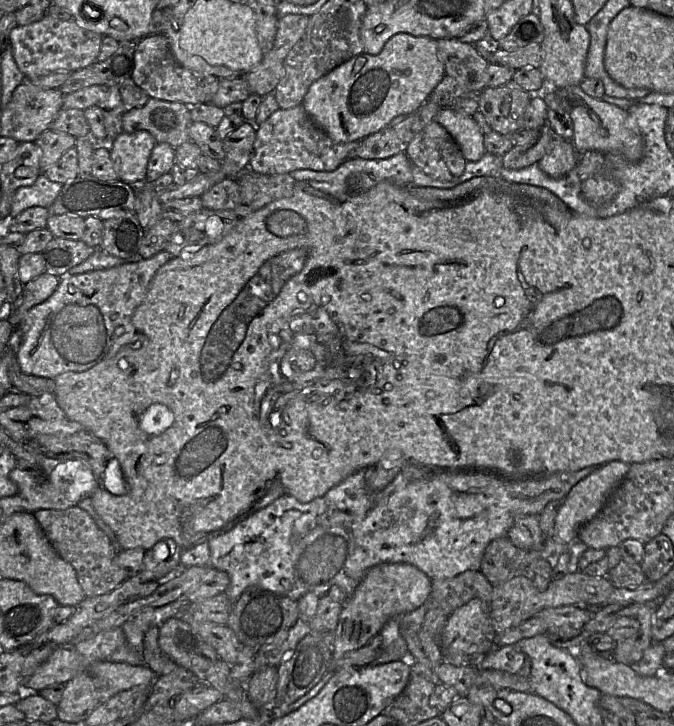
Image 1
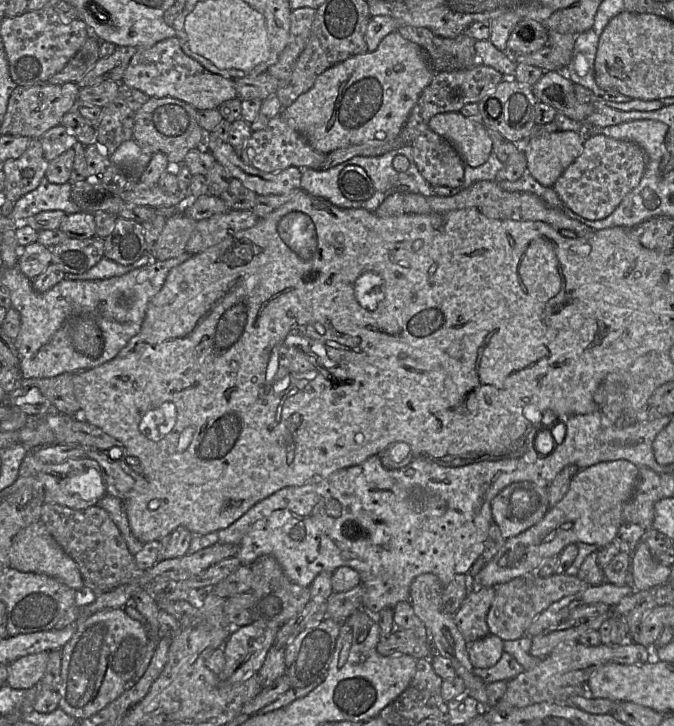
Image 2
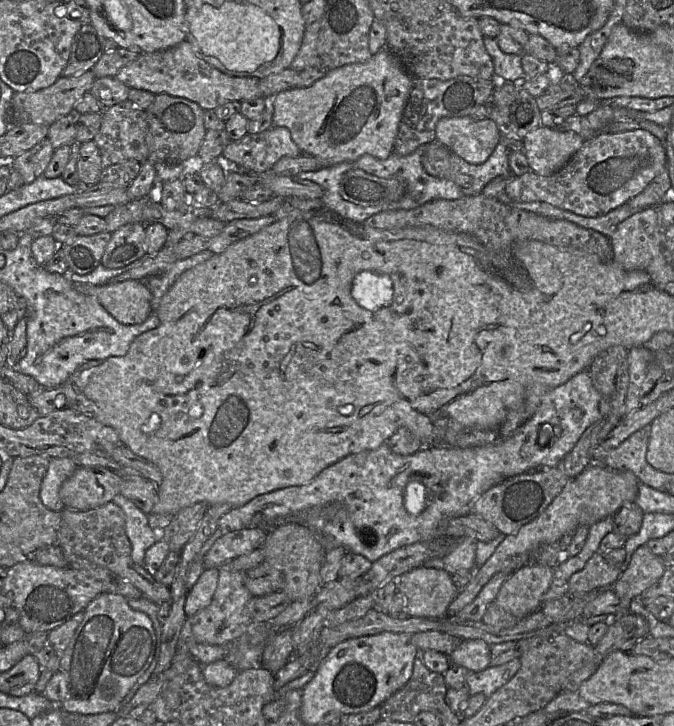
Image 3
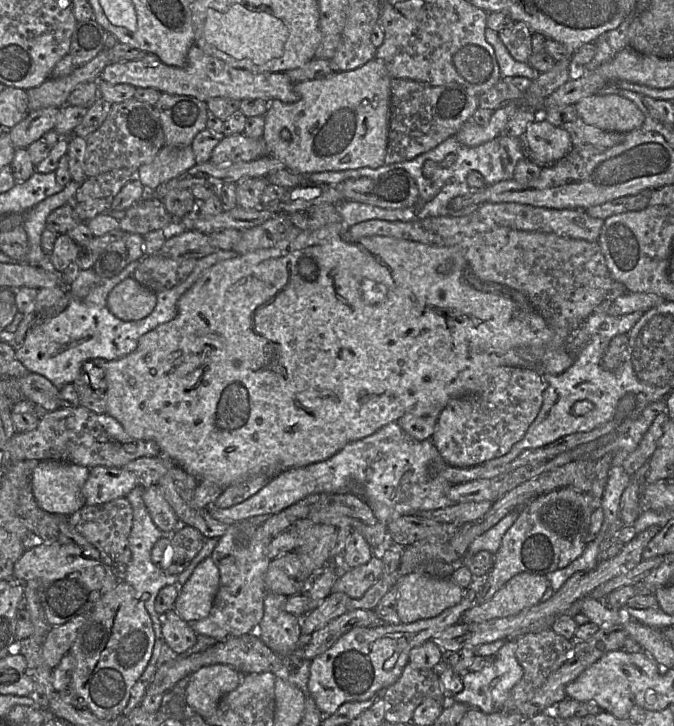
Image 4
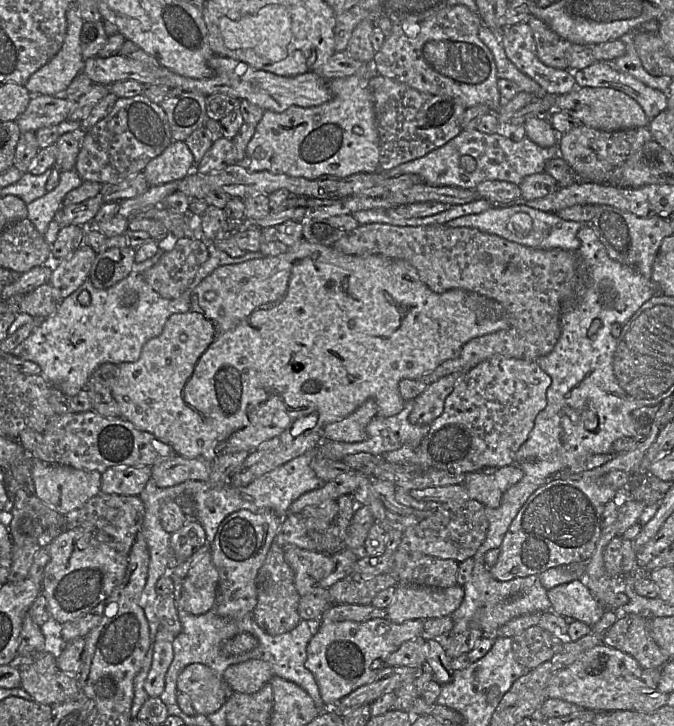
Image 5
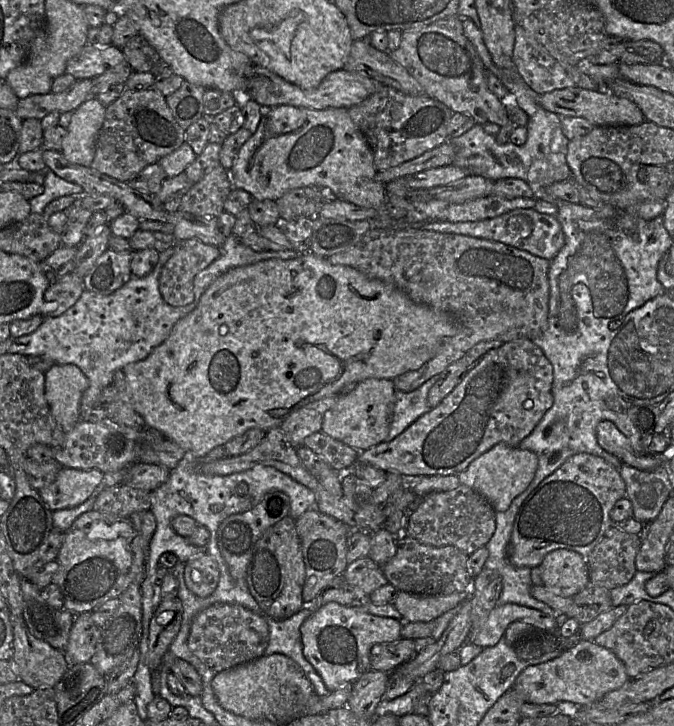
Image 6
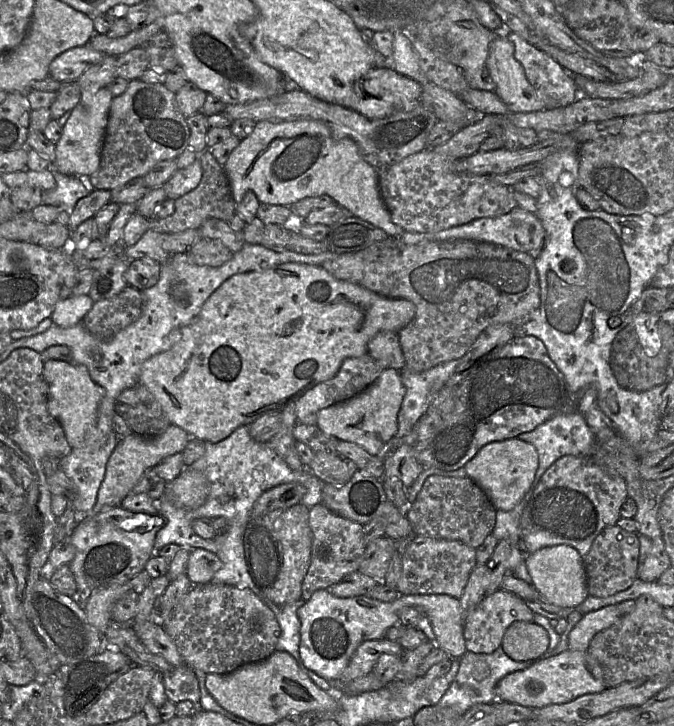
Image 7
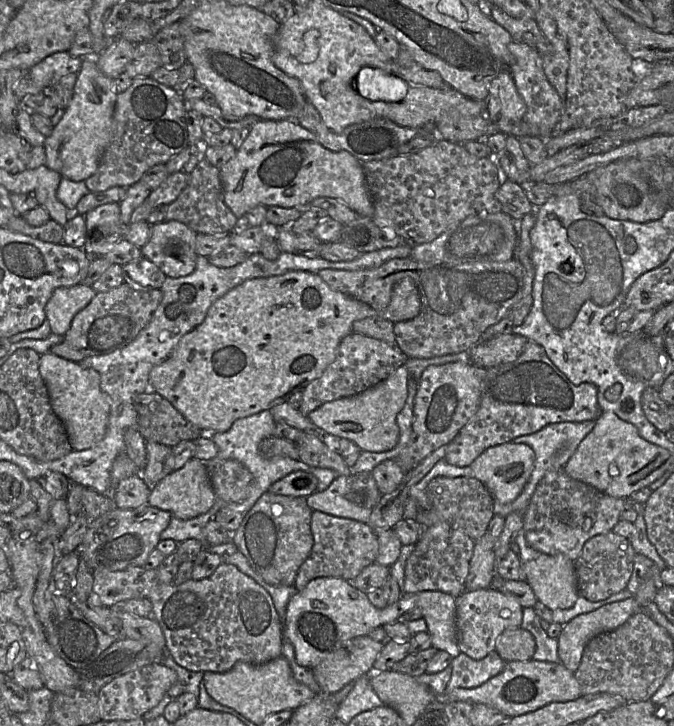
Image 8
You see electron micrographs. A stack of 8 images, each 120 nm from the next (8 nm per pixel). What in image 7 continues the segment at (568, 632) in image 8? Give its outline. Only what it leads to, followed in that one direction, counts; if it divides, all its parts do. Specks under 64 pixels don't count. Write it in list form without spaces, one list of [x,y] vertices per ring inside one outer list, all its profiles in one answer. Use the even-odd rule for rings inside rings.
[[[609,605],[583,615],[569,633],[569,649],[586,652],[597,633],[611,627],[620,619],[618,605]]]

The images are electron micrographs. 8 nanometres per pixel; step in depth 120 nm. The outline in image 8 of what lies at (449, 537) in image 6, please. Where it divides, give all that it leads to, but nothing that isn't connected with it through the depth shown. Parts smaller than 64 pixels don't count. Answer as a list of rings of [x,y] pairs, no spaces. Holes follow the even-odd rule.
[[[436,477],[426,489],[430,509],[420,509],[415,521],[427,528],[447,522],[462,529],[473,541],[481,539],[494,516],[494,498],[486,486],[474,477],[446,478]]]

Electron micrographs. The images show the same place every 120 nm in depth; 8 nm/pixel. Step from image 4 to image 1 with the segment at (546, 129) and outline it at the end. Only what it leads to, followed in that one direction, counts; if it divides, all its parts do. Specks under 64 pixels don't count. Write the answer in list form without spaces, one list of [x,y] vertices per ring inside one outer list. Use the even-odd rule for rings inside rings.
[[[557,137],[551,150],[537,164],[545,174],[558,179],[570,172],[579,159],[580,154],[575,149],[572,141]]]

